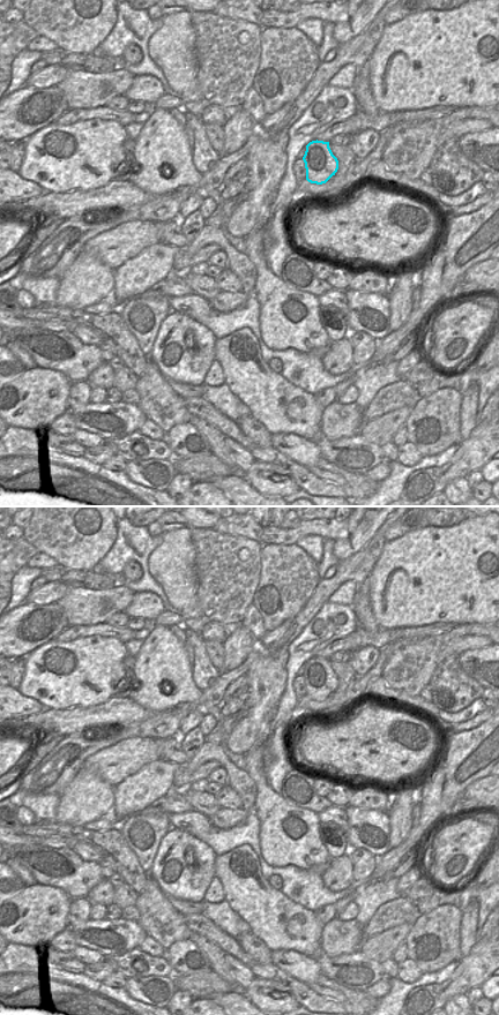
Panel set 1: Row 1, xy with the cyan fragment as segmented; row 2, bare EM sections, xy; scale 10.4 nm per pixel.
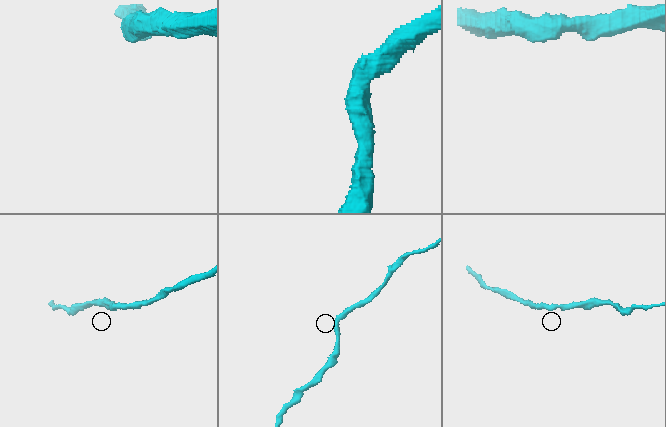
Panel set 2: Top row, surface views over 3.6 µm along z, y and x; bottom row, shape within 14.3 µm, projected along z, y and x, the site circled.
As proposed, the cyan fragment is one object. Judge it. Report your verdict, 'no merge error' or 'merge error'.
merge error

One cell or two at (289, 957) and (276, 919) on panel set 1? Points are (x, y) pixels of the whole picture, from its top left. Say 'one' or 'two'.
two

